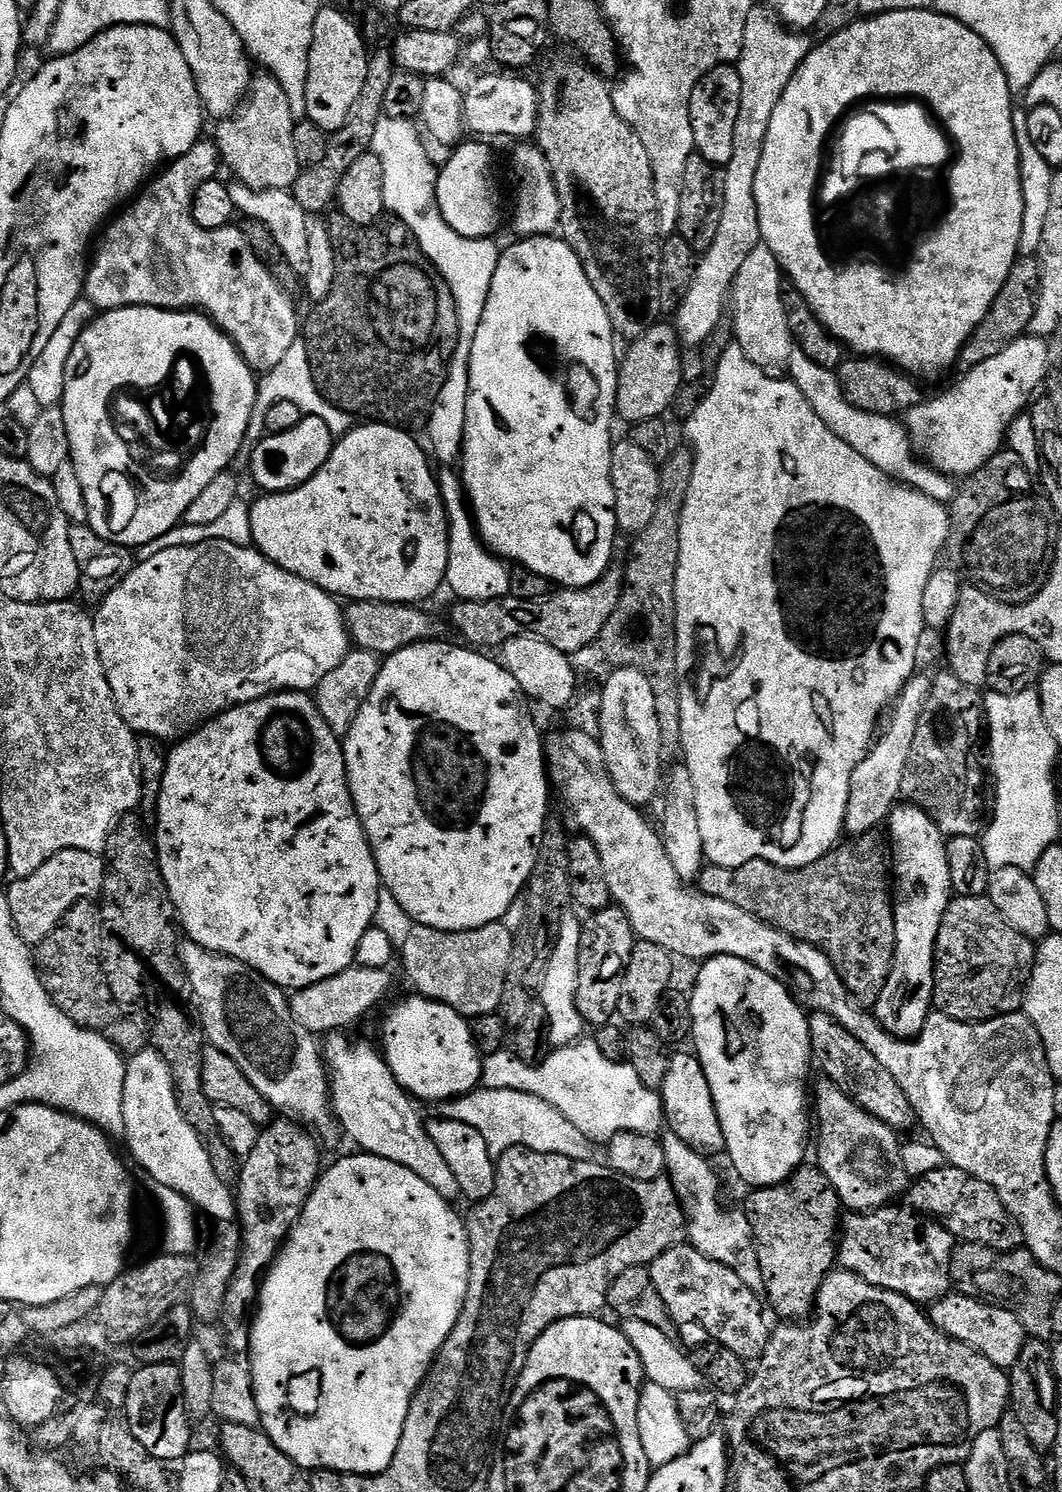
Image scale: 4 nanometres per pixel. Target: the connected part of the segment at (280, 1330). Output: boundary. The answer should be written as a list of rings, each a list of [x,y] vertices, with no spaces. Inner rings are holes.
[[[367,1154],[344,1156],[333,1168],[323,1169],[316,1189],[310,1194],[298,1222],[292,1227],[288,1241],[280,1249],[276,1263],[268,1270],[260,1287],[258,1307],[252,1322],[252,1337],[248,1343],[254,1398],[260,1411],[260,1428],[289,1456],[301,1470],[331,1470],[353,1472],[359,1476],[376,1476],[390,1466],[400,1445],[402,1430],[406,1426],[408,1411],[416,1391],[424,1382],[429,1368],[440,1353],[440,1347],[450,1338],[450,1330],[460,1317],[468,1293],[470,1274],[470,1250],[468,1230],[462,1216],[452,1209],[453,1205],[434,1186],[422,1182],[418,1174],[390,1162]]]

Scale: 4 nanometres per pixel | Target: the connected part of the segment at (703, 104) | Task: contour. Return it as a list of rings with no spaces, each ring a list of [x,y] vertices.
[[[719,64],[701,78],[698,86],[694,86],[694,94],[690,98],[690,122],[694,126],[696,152],[706,158],[706,162],[727,166],[734,155],[734,128],[742,107],[741,97],[742,78],[738,68],[731,64]]]

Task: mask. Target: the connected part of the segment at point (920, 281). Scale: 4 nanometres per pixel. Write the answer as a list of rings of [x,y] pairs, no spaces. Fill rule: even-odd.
[[[932,8],[894,10],[883,12],[881,16],[861,18],[846,26],[846,30],[821,41],[801,62],[770,119],[762,162],[758,162],[758,175],[754,178],[760,239],[773,252],[787,279],[792,279],[791,287],[802,293],[816,317],[845,349],[852,351],[853,348],[856,351],[853,353],[861,357],[886,360],[916,374],[944,372],[951,364],[955,365],[959,361],[965,342],[971,338],[972,331],[979,326],[982,318],[986,318],[990,306],[994,306],[994,298],[998,298],[1002,286],[1006,286],[1006,278],[1010,278],[1010,270],[1020,256],[1024,203],[1020,155],[1012,121],[1014,93],[1006,82],[1006,74],[994,50],[986,46],[984,39],[953,16]],[[837,114],[840,116],[840,124],[834,122],[832,136],[840,140],[840,156],[860,156],[860,164],[856,164],[860,172],[852,172],[852,176],[868,180],[868,192],[872,192],[872,196],[812,196],[812,176],[816,176],[816,160],[820,160],[820,140],[824,140],[824,132],[828,132],[828,124],[832,124]],[[956,136],[960,136],[960,148],[964,148],[964,156],[960,156],[960,164],[956,164],[956,176],[952,176],[952,196],[932,196],[932,184],[936,184],[936,180],[928,180],[928,184],[920,184],[920,188],[916,188],[916,192],[924,192],[924,188],[928,188],[928,196],[884,196],[884,192],[888,192],[888,180],[892,180],[892,188],[896,188],[896,184],[904,184],[904,176],[916,176],[916,164],[920,164],[920,168],[924,168],[924,164],[932,164],[932,168],[944,168],[944,160],[952,156],[948,140],[956,140]]]

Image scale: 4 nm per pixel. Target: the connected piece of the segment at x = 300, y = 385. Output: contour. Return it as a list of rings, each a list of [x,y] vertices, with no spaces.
[[[298,338],[294,342],[294,346],[290,346],[286,358],[282,358],[282,362],[278,362],[278,366],[274,366],[269,372],[263,373],[259,377],[256,386],[256,405],[250,414],[250,422],[246,426],[244,435],[245,445],[249,449],[256,448],[258,442],[262,442],[265,436],[269,435],[266,430],[266,413],[269,412],[270,406],[274,406],[274,402],[294,402],[294,406],[298,406],[298,410],[304,416],[322,418],[322,422],[326,422],[326,426],[330,426],[333,437],[336,438],[344,436],[354,427],[353,417],[338,406],[331,404],[316,385],[316,376],[310,366],[308,347],[302,338]]]

